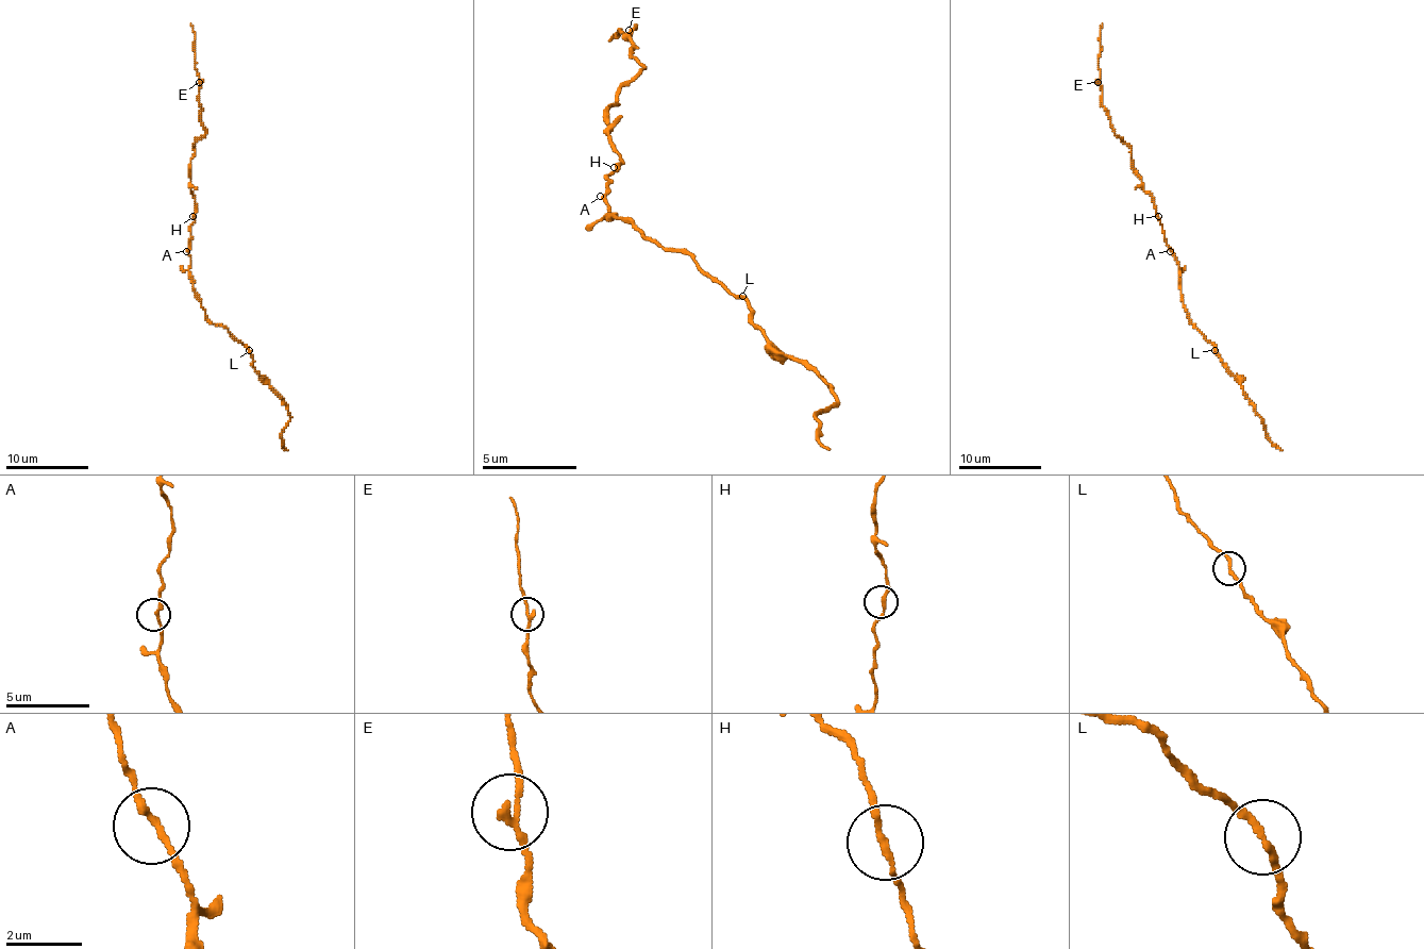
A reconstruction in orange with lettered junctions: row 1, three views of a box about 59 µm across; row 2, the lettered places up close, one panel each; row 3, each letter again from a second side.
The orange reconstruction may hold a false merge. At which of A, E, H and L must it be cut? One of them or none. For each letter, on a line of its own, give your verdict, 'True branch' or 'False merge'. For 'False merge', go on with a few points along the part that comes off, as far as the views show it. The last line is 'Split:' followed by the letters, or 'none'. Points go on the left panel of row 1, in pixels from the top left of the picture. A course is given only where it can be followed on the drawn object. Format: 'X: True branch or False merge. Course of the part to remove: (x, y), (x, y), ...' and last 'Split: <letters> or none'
A: True branch
E: True branch
H: True branch
L: True branch
Split: none

